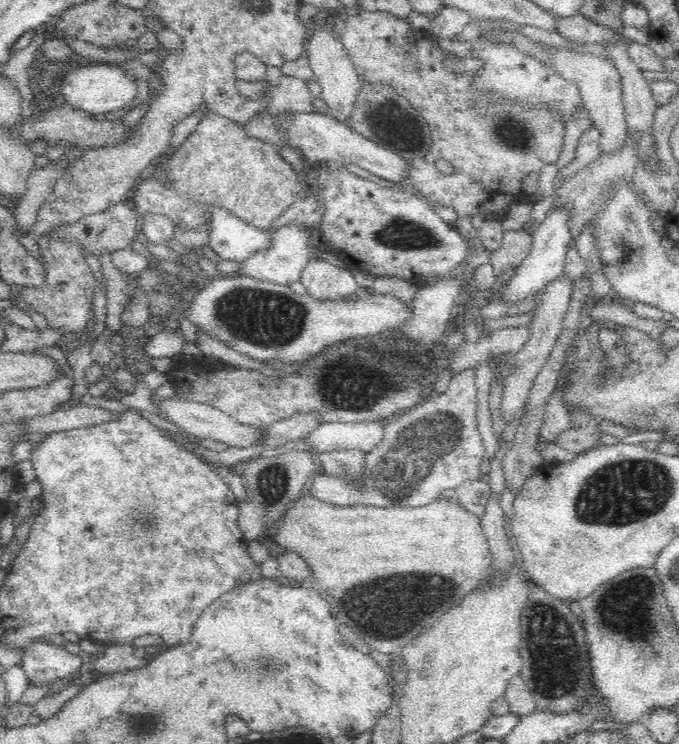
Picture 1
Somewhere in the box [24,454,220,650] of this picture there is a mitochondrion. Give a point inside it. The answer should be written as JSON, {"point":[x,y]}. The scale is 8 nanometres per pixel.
{"point":[135,520]}

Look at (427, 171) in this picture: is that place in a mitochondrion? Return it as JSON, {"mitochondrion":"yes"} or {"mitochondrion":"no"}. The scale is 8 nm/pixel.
{"mitochondrion":"no"}

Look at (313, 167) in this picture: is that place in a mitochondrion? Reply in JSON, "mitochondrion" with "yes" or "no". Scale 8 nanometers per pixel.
{"mitochondrion":"no"}

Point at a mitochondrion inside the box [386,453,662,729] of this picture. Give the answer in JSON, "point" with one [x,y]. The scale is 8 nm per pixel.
{"point":[555,668]}

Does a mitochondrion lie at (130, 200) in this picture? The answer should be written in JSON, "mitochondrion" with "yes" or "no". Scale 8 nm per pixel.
{"mitochondrion":"no"}

